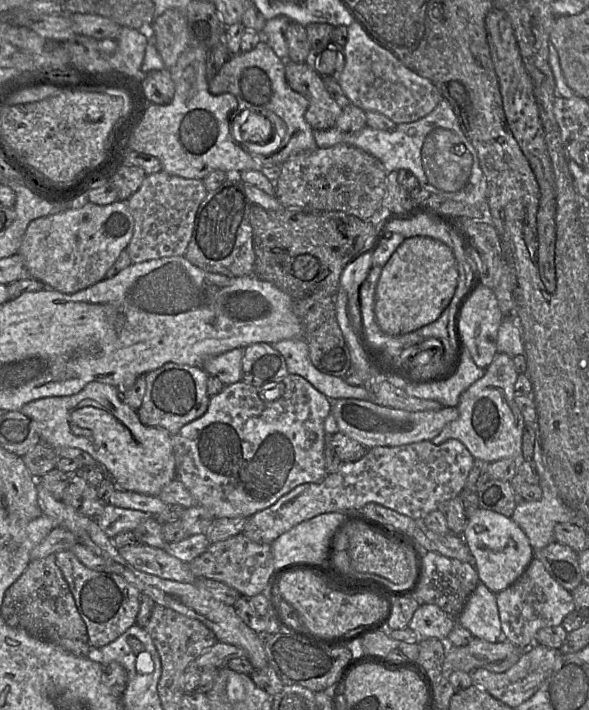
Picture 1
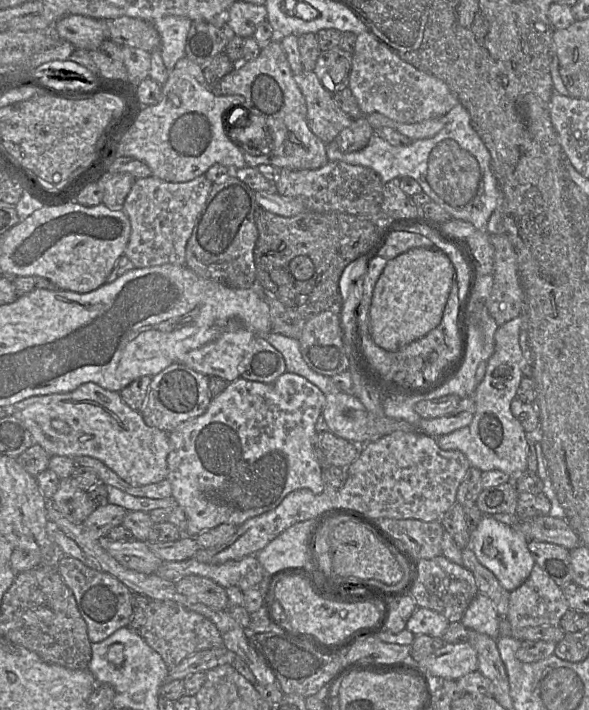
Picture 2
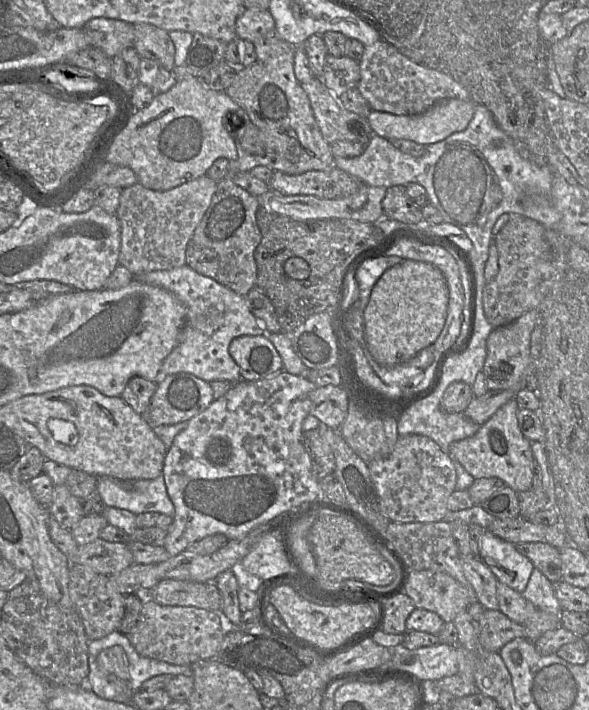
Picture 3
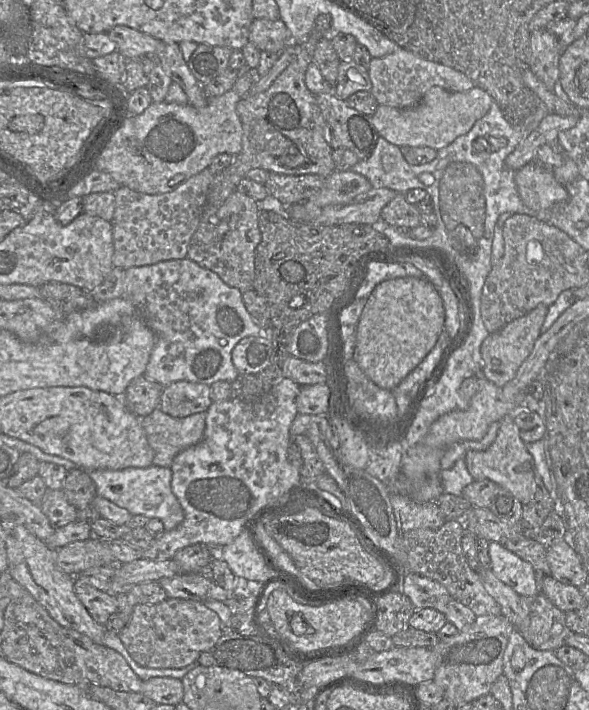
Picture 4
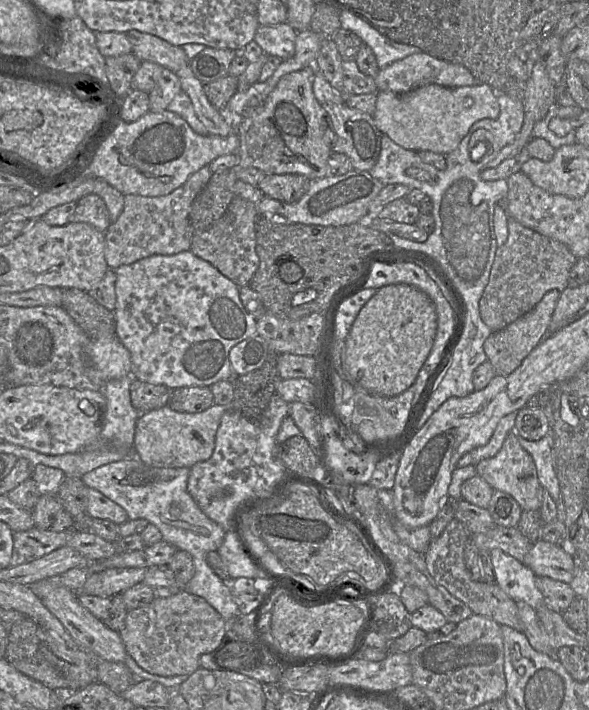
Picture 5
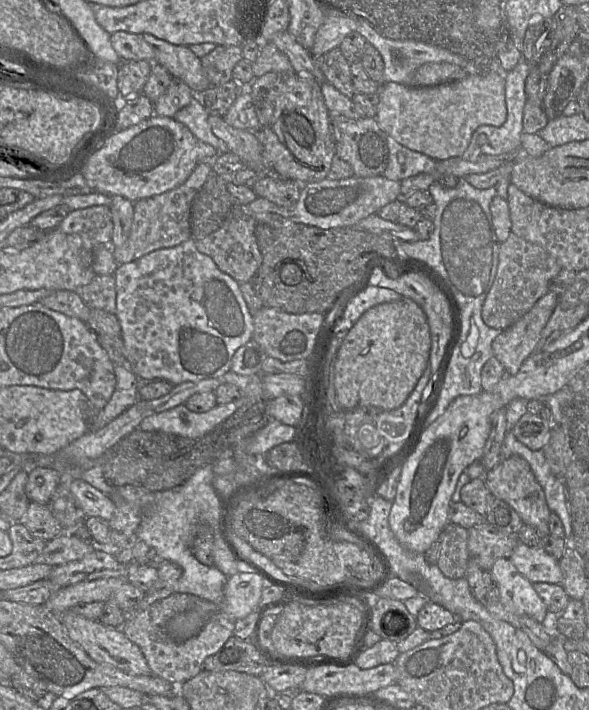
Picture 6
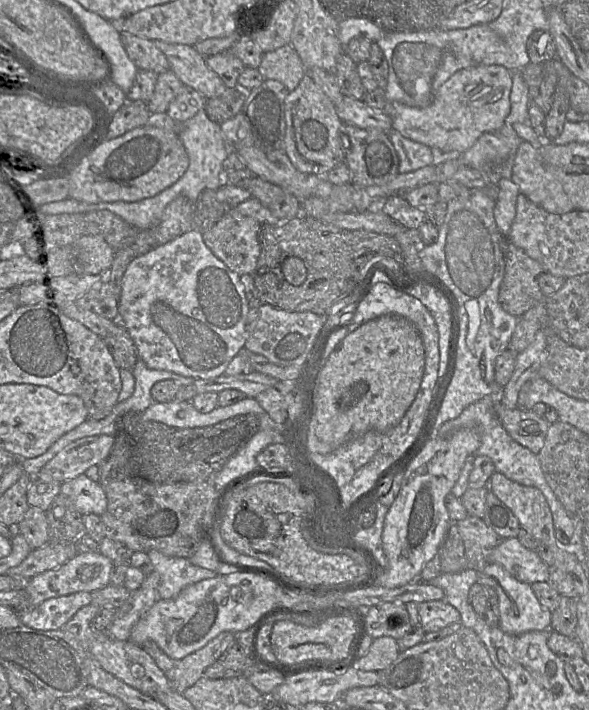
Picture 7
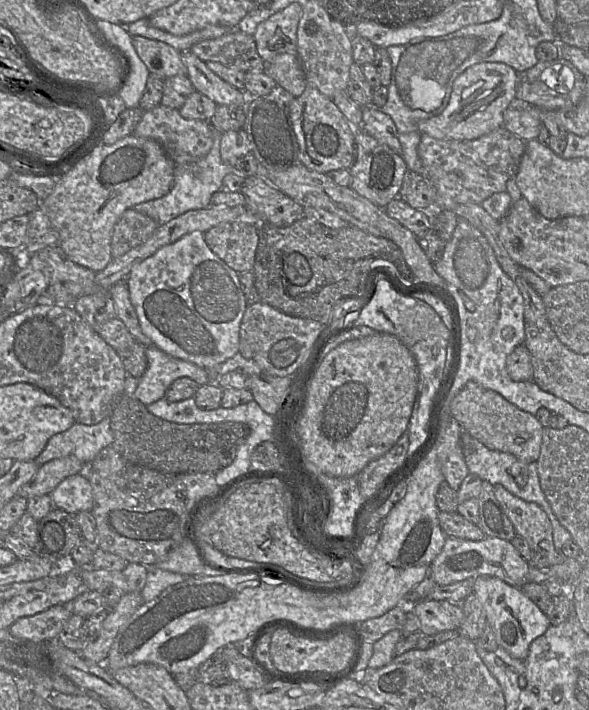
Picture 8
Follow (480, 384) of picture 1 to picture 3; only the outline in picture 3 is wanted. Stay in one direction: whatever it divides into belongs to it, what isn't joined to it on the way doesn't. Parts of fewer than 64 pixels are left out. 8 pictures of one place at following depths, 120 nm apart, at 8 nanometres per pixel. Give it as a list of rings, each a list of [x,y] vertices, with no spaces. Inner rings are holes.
[[[531,309],[511,324],[494,328],[490,333],[482,370],[488,391],[510,389],[522,381],[522,375],[530,364],[531,334],[539,321],[539,310]],[[513,398],[501,406],[471,437],[453,442],[448,454],[474,478],[497,477],[516,492],[532,488],[533,452],[531,442],[522,434],[517,419],[519,408]]]

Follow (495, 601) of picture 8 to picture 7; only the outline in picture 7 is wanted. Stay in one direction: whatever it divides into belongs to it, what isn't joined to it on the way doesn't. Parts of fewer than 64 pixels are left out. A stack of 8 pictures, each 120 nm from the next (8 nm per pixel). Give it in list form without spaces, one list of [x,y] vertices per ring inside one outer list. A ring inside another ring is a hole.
[[[488,563],[478,572],[478,580],[483,586],[492,587],[498,596],[499,628],[508,634],[519,635],[529,631],[550,629],[552,612],[543,607],[536,598],[530,584],[518,581],[501,565]]]

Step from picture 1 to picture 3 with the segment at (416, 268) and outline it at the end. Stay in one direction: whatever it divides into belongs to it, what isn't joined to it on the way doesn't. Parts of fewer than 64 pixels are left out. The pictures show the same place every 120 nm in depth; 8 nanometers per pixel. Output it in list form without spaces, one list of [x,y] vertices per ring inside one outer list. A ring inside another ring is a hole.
[[[403,259],[374,284],[364,310],[364,335],[373,359],[384,367],[407,362],[439,337],[448,313],[449,288],[442,271],[427,262]]]

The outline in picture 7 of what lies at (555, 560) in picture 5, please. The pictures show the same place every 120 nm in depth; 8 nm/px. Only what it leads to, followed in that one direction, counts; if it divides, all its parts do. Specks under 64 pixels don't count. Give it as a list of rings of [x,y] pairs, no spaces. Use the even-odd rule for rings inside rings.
[[[517,537],[502,539],[490,553],[489,562],[501,565],[518,581],[530,585],[549,578],[549,566],[536,551],[525,548]]]

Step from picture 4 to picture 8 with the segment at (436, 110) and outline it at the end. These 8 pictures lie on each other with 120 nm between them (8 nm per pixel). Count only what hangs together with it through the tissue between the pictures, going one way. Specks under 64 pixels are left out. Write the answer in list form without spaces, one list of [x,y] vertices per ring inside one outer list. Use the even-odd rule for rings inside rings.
[[[491,62],[470,66],[454,80],[445,109],[439,115],[420,121],[417,132],[439,140],[469,141],[480,138],[503,127],[503,113],[516,100],[516,87],[517,72],[507,64]]]

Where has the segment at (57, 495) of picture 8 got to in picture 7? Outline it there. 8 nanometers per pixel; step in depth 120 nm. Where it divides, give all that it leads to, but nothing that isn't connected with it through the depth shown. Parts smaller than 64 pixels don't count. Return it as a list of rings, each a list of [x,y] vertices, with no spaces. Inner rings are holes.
[[[84,474],[62,482],[60,494],[67,496],[81,515],[101,516],[107,508],[107,498],[101,485]]]

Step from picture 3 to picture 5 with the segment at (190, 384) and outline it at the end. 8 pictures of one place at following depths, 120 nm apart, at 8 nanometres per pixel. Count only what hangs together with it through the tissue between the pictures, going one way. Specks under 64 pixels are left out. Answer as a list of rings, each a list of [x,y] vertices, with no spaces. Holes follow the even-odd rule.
[[[183,387],[171,390],[167,406],[184,413],[199,413],[214,403],[209,387]]]

